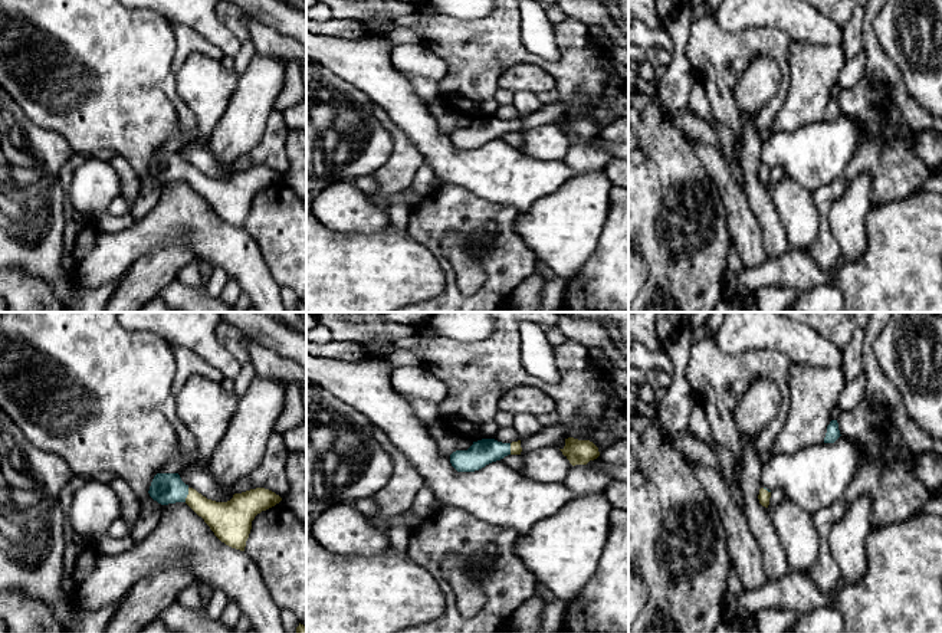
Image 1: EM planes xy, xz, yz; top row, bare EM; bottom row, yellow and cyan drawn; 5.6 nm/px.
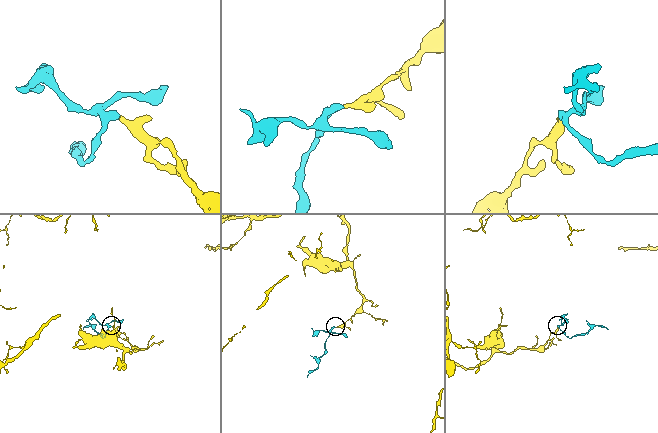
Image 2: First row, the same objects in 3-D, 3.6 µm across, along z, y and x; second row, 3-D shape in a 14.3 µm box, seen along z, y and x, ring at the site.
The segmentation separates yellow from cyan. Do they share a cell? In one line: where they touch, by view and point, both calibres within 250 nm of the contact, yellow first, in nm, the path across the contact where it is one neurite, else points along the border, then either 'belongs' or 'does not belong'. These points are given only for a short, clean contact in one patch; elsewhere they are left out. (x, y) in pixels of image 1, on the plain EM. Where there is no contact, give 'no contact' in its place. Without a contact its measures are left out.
xy (187, 173) | 190/180 nm | across xy (225, 197), (187, 173), (166, 166) | belongs

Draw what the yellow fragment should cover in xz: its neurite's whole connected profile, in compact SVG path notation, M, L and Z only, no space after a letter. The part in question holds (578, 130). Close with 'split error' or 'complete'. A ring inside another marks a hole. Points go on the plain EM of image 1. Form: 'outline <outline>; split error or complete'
outline M565 117L565 124L559 127L572 144L587 142L600 134L598 125L590 118Z; complete

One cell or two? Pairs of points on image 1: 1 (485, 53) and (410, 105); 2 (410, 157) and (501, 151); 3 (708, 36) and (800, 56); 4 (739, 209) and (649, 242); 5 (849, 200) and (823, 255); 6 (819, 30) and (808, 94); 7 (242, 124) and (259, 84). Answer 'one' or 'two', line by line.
1: two
2: two
3: two
4: two
5: two
6: two
7: one

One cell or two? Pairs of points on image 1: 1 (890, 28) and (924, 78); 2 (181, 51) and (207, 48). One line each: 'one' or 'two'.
1: one
2: one

